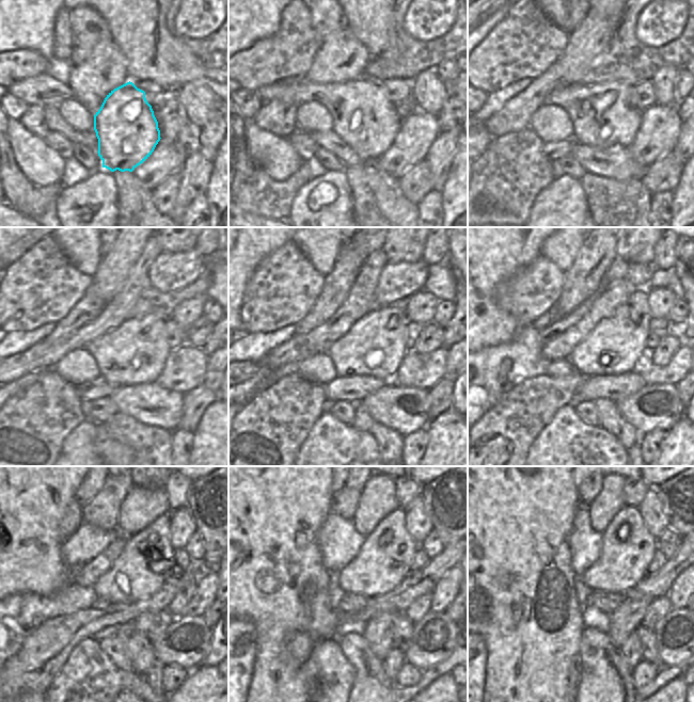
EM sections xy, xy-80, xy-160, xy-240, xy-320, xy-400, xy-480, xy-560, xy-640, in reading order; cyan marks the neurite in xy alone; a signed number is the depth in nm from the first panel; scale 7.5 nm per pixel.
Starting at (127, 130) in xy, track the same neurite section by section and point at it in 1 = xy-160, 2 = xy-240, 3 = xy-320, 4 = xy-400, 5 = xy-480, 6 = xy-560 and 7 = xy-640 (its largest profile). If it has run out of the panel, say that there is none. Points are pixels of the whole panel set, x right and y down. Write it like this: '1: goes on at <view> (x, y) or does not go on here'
1: goes on at xy-160 (603, 115)
2: goes on at xy-240 (135, 352)
3: goes on at xy-320 (375, 345)
4: goes on at xy-400 (616, 345)
5: goes on at xy-480 (138, 573)
6: goes on at xy-560 (378, 568)
7: goes on at xy-640 (622, 562)

